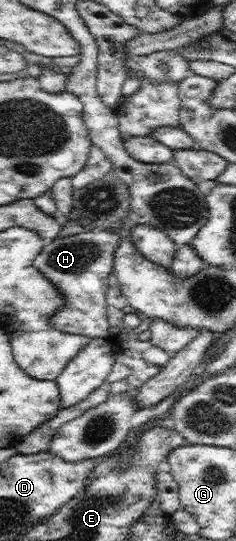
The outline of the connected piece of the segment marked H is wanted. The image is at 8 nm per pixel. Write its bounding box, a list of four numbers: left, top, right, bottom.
[33,230,121,338]

